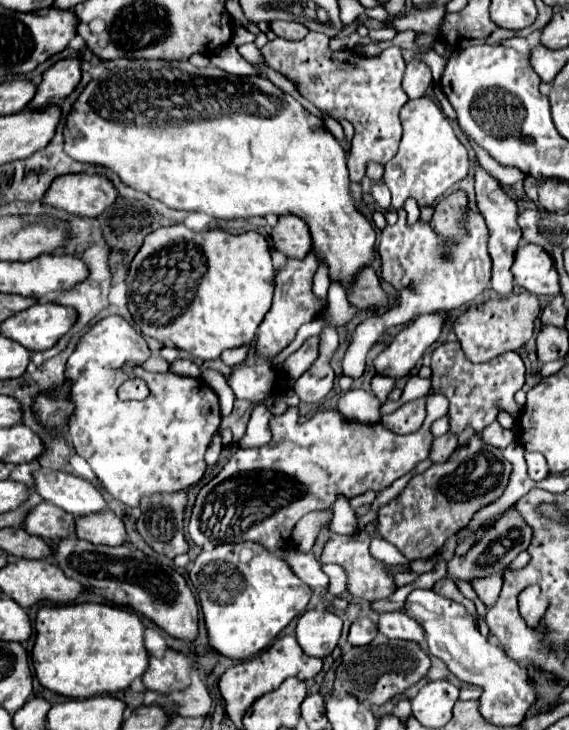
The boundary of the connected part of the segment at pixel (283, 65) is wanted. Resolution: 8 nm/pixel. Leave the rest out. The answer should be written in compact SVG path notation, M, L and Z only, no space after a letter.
M309 32L309 36L299 42L275 38L261 48L261 52L273 70L299 84L303 98L355 126L355 156L349 156L349 176L353 182L361 182L365 178L367 160L387 164L397 154L401 142L399 110L409 100L401 88L405 72L401 48L389 48L375 58L365 58L353 50L333 52L327 48L327 36Z

